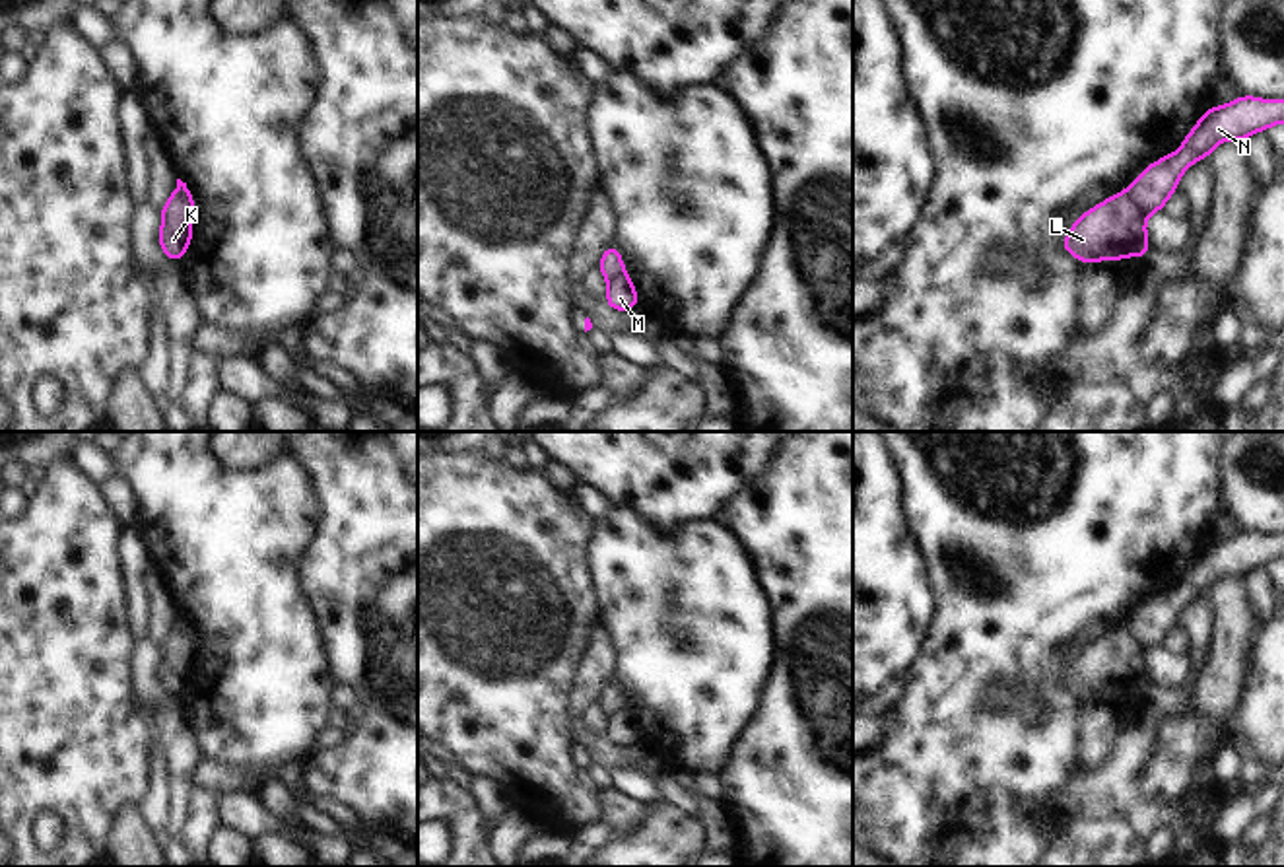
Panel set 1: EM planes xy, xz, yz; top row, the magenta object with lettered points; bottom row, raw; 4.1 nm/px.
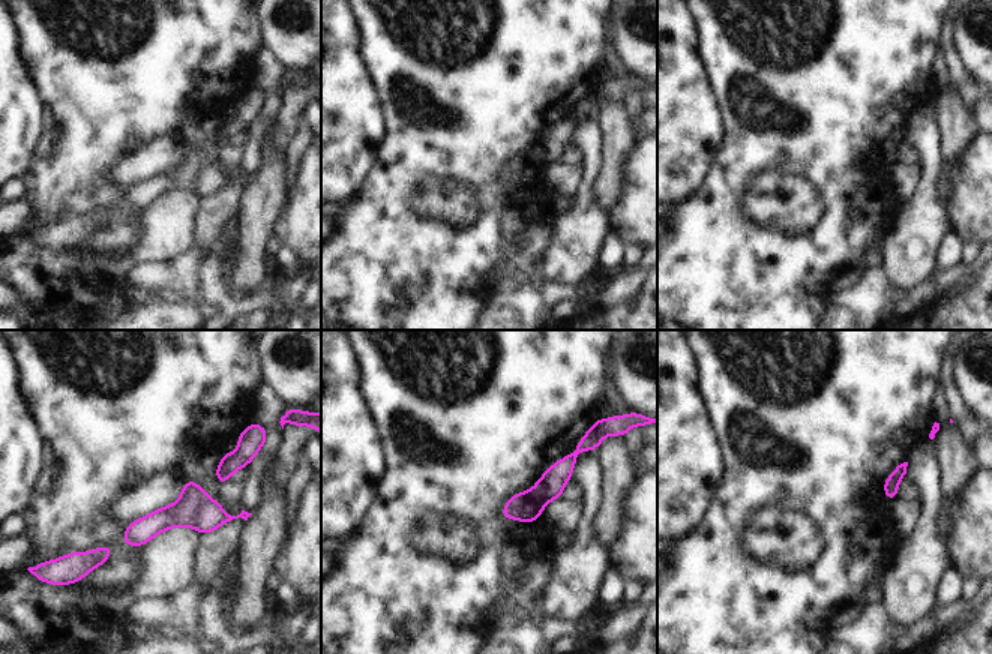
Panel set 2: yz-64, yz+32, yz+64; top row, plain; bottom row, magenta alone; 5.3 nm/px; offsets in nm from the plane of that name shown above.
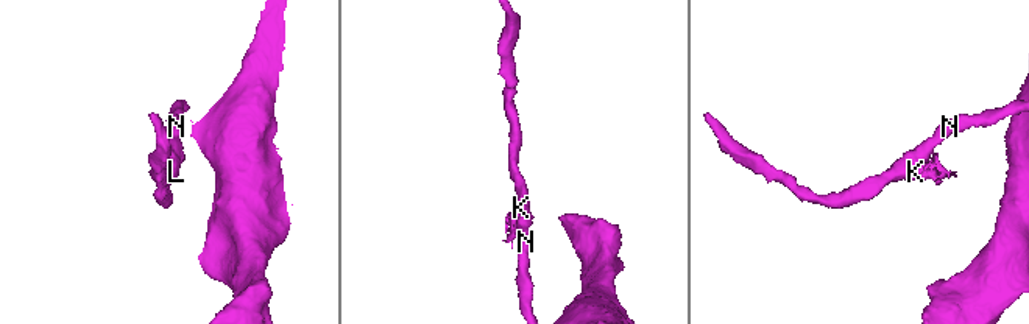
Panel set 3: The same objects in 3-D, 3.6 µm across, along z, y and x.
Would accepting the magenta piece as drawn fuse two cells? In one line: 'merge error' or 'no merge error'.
merge error

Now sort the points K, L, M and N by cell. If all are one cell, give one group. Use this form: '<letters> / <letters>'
K L / M N

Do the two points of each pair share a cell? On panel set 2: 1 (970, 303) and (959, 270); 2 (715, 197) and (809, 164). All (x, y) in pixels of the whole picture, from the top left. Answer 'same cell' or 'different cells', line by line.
1: different cells
2: same cell

